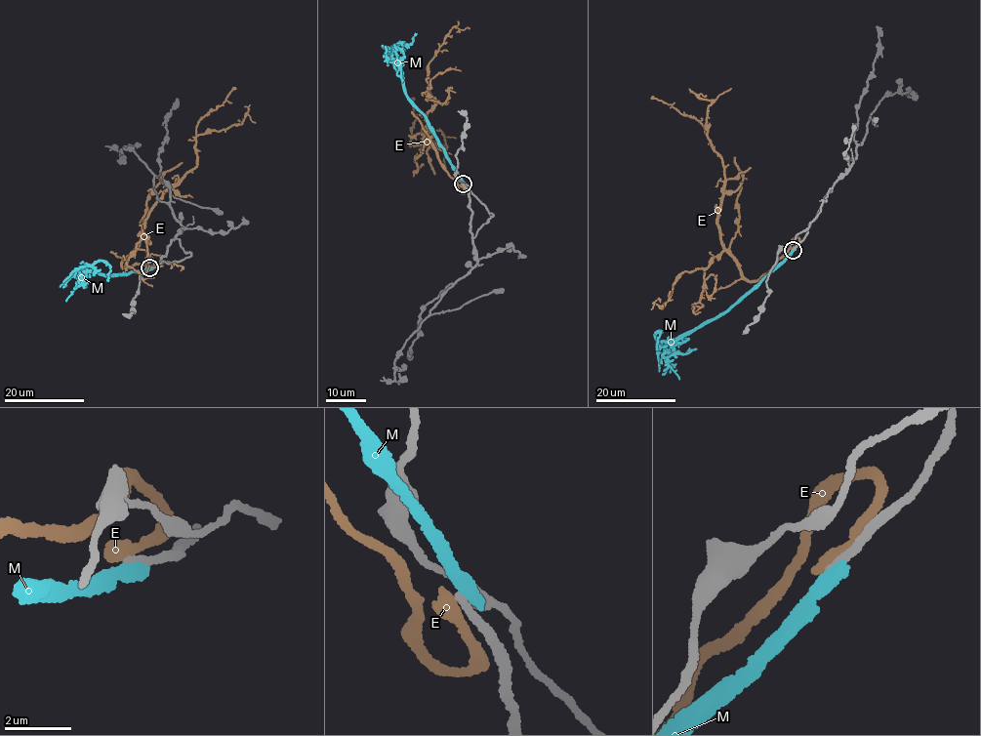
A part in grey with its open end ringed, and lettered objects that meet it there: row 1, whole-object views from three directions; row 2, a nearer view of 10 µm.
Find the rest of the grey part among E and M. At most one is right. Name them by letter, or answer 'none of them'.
none of them

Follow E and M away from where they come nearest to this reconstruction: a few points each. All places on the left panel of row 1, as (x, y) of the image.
E: (150, 267), (121, 264), (136, 248), (161, 194), (196, 165), (195, 137), (238, 125), (247, 114), (256, 123)
M: (150, 268), (108, 275), (83, 267), (98, 261), (107, 263), (110, 269), (108, 281)

